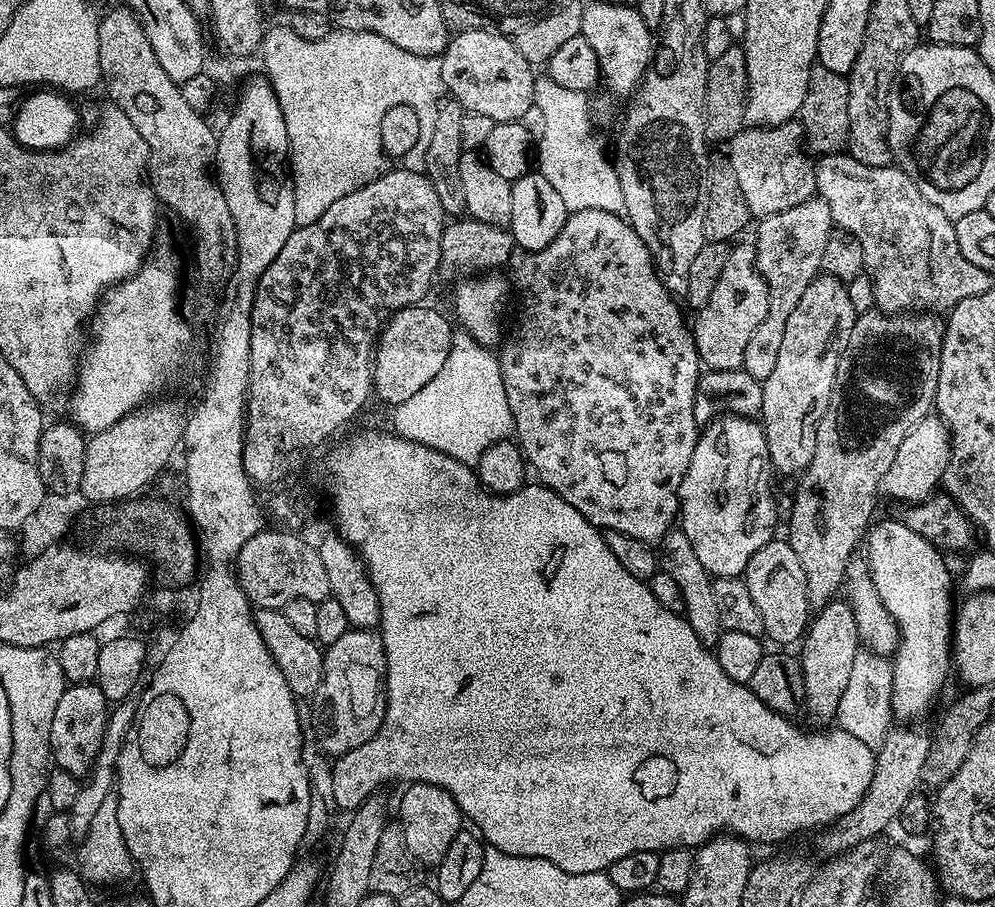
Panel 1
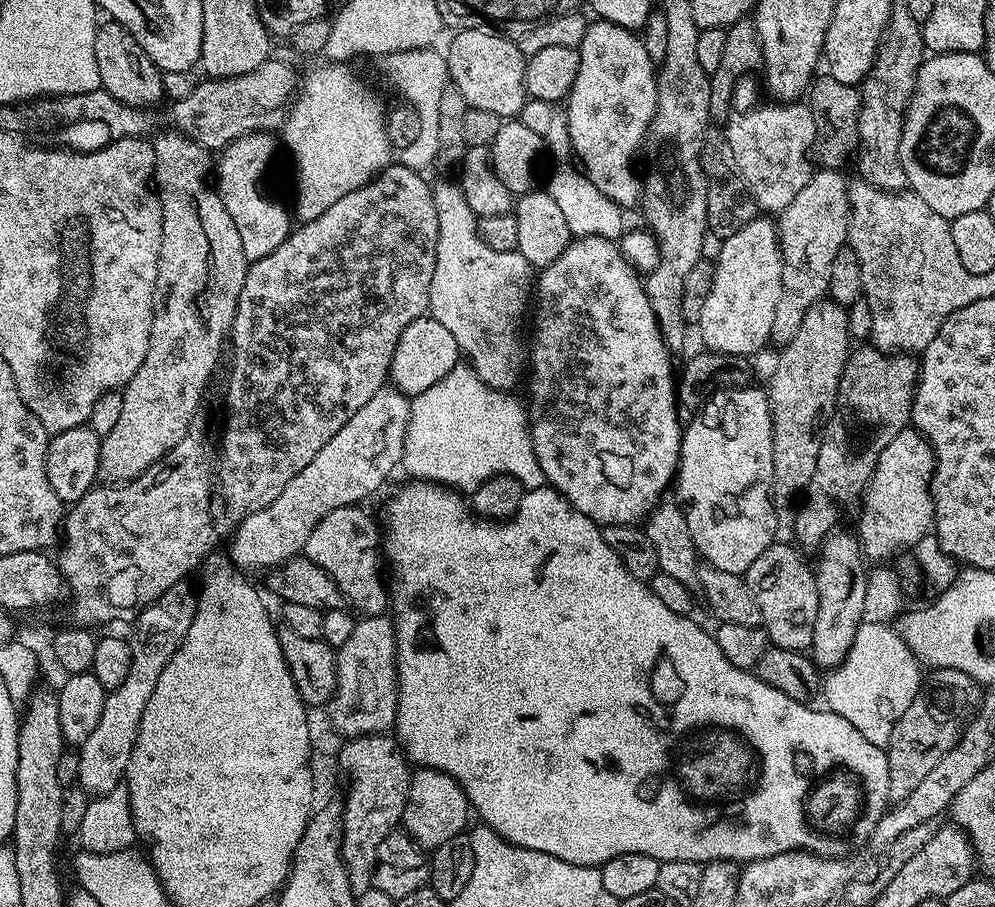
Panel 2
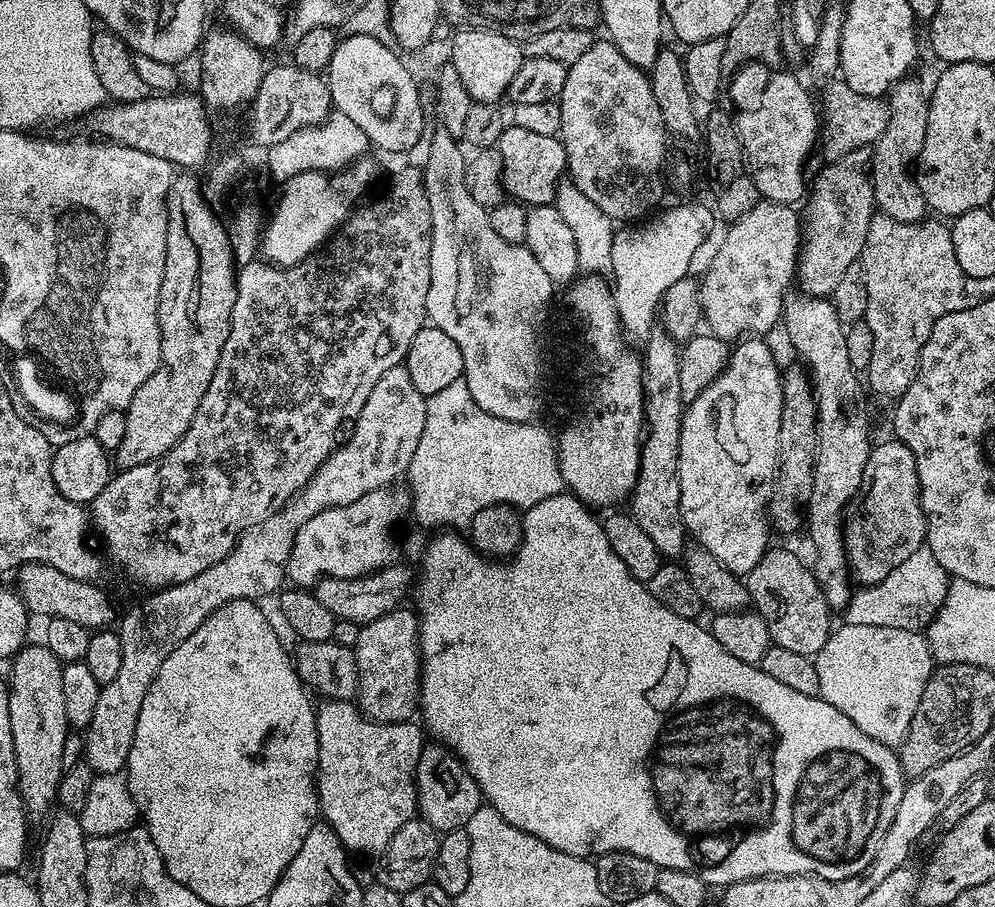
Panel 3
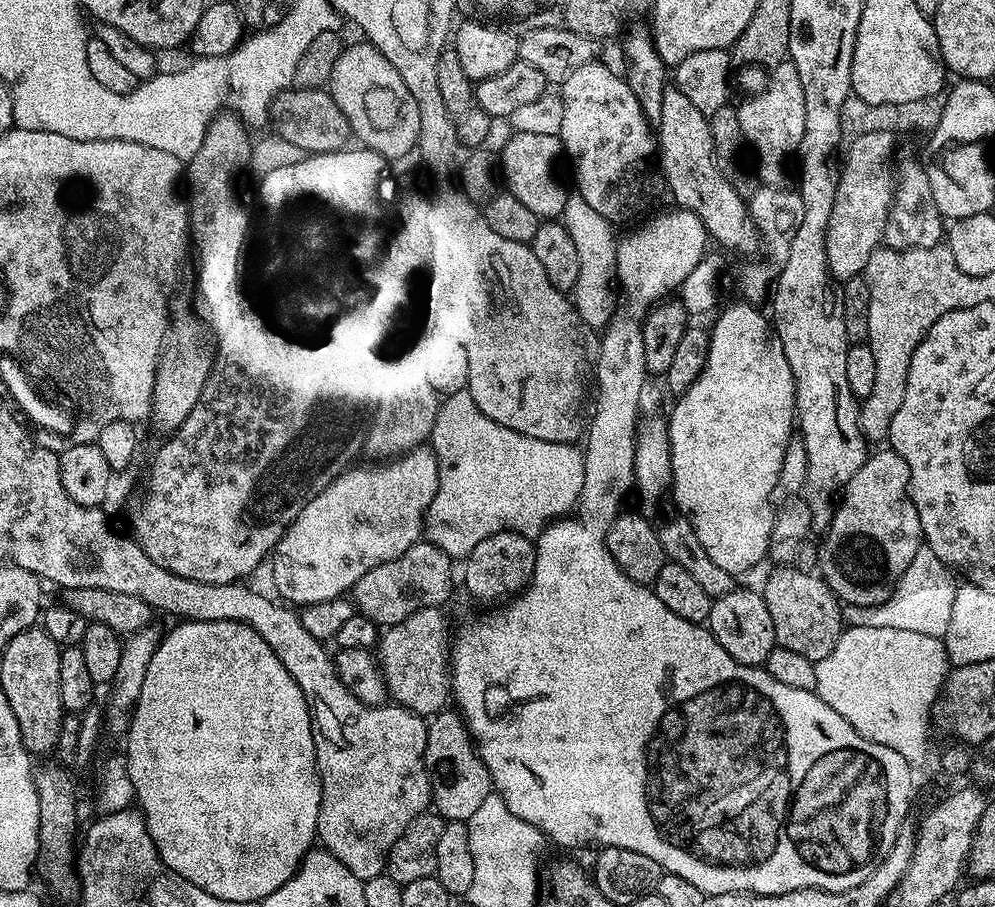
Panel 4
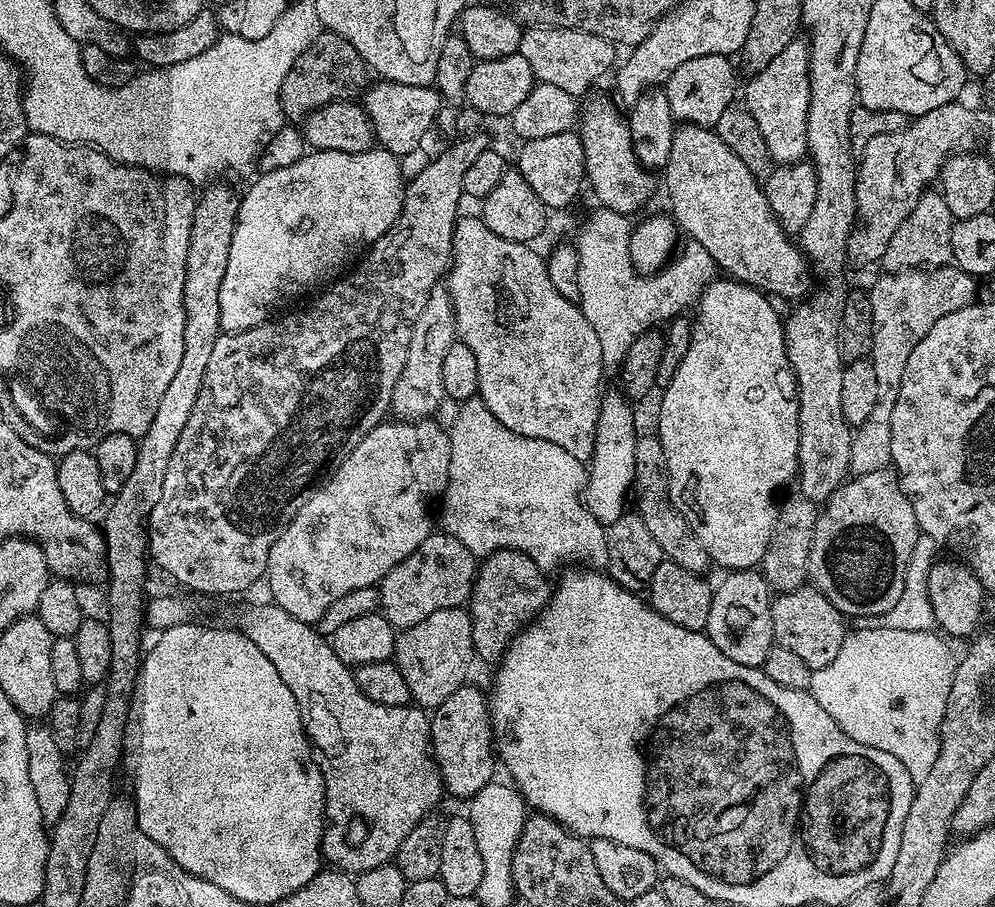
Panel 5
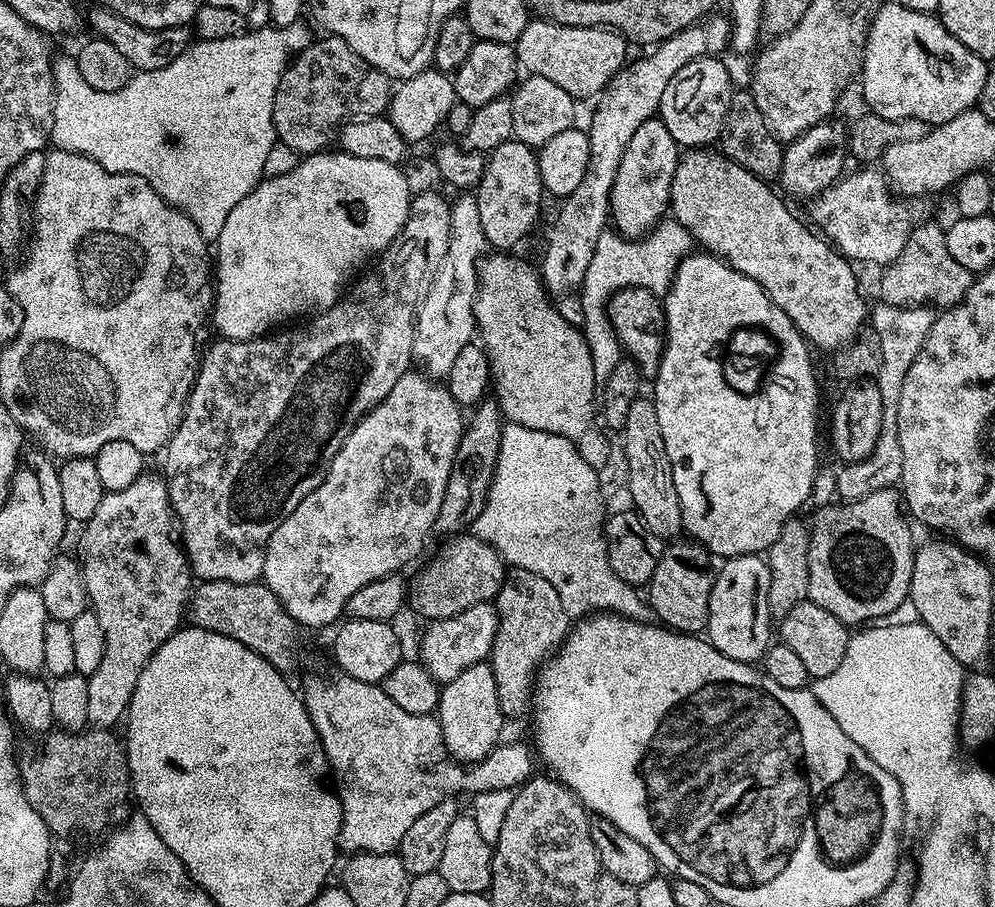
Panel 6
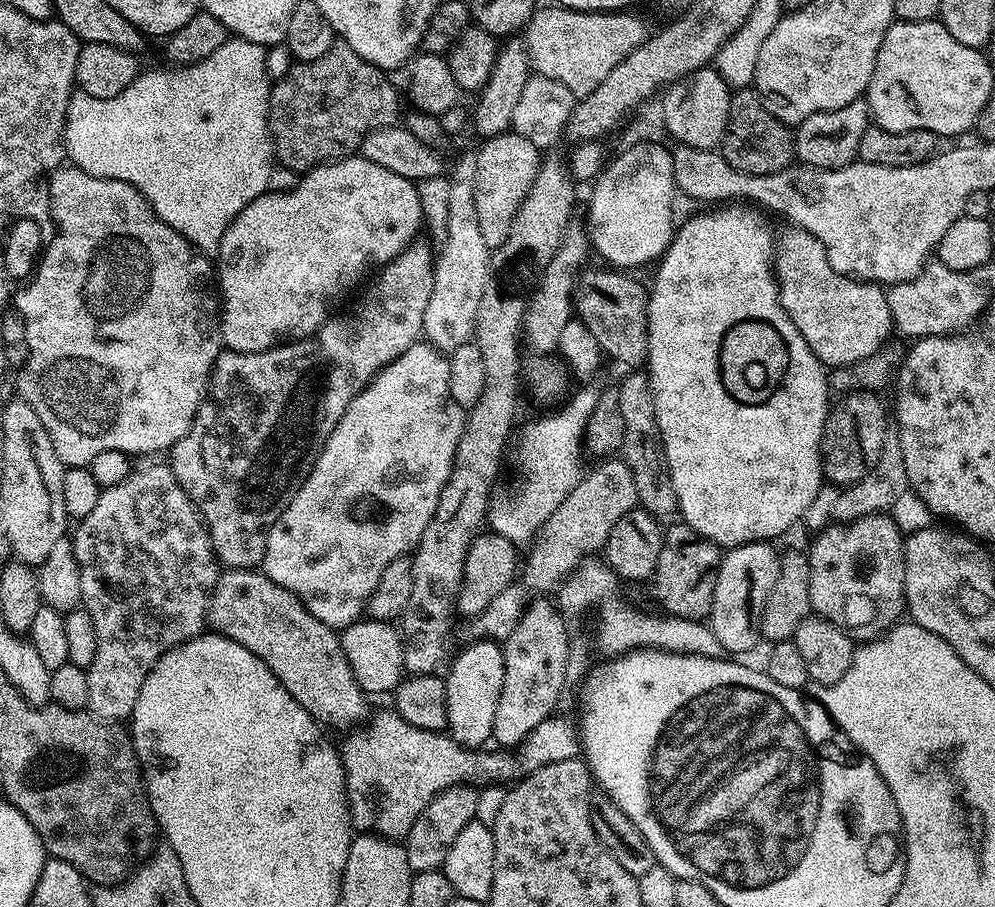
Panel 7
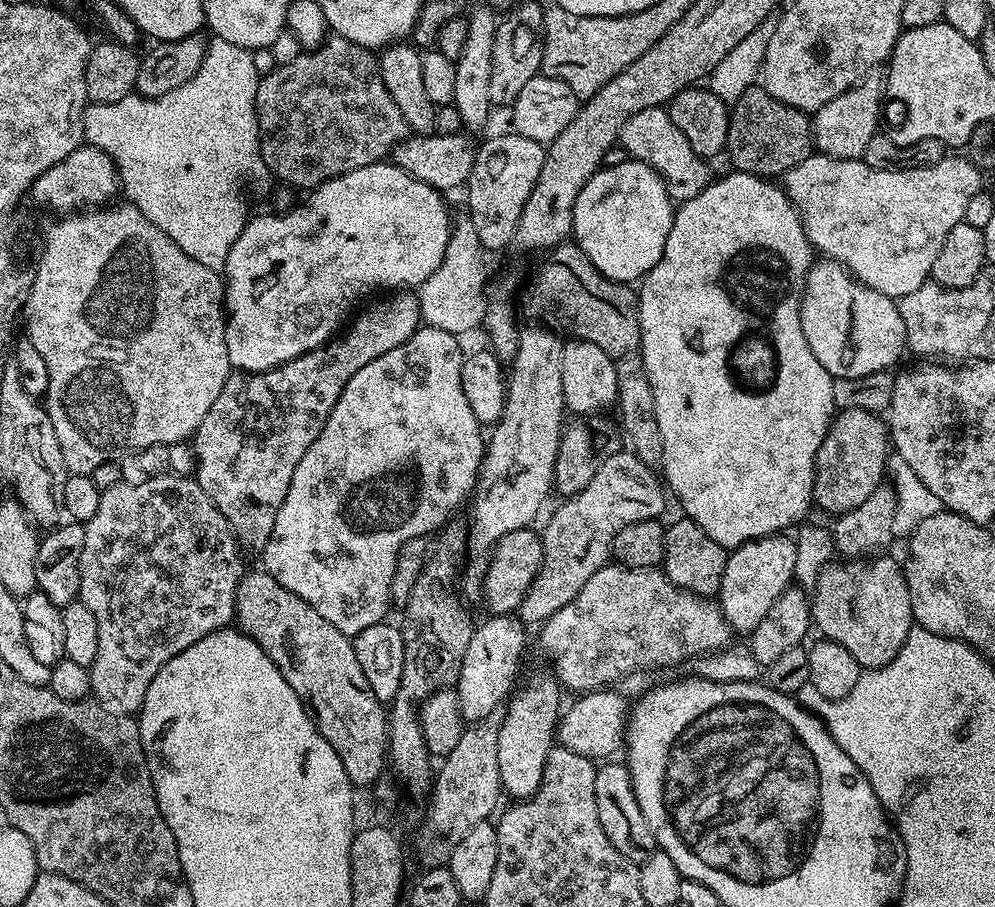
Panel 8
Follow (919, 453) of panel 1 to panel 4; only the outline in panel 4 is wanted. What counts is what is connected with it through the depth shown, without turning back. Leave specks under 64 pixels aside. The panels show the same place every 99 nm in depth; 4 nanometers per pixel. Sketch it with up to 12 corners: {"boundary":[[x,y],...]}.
{"boundary":[[873,451],[844,487],[819,575],[891,596],[924,538],[910,466]]}

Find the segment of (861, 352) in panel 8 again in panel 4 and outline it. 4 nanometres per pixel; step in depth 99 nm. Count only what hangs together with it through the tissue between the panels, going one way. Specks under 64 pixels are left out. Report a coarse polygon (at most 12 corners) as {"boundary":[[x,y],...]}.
{"boundary":[[670,86],[658,168],[675,203],[732,252],[761,247],[720,169],[709,117]]}

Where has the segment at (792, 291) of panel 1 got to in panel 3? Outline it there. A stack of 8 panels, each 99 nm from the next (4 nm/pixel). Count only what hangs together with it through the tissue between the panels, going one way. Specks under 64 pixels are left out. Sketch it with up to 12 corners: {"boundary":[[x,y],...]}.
{"boundary":[[868,148],[829,160],[802,212],[798,284],[831,297],[877,211]]}

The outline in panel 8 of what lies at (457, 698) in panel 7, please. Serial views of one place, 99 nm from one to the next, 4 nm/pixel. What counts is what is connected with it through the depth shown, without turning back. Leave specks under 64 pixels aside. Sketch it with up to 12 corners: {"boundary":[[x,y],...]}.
{"boundary":[[475,625],[455,682],[465,721],[513,695],[525,625]]}

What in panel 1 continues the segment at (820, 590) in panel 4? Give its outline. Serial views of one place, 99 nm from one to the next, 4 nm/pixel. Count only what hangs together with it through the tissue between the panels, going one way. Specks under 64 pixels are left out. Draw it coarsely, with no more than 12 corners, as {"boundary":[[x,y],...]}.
{"boundary":[[787,539],[750,558],[742,579],[764,636],[803,641],[806,576]]}

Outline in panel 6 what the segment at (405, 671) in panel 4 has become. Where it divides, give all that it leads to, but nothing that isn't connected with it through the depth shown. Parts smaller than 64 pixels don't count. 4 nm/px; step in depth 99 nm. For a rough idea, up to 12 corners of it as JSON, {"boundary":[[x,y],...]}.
{"boundary":[[491,603],[431,621],[419,663],[441,685],[491,657]]}

